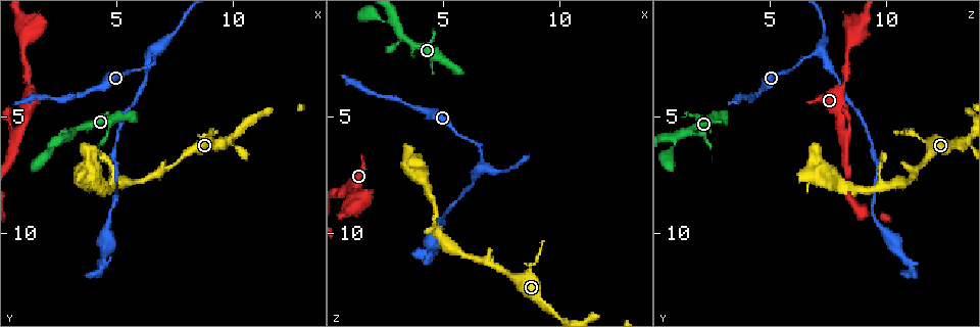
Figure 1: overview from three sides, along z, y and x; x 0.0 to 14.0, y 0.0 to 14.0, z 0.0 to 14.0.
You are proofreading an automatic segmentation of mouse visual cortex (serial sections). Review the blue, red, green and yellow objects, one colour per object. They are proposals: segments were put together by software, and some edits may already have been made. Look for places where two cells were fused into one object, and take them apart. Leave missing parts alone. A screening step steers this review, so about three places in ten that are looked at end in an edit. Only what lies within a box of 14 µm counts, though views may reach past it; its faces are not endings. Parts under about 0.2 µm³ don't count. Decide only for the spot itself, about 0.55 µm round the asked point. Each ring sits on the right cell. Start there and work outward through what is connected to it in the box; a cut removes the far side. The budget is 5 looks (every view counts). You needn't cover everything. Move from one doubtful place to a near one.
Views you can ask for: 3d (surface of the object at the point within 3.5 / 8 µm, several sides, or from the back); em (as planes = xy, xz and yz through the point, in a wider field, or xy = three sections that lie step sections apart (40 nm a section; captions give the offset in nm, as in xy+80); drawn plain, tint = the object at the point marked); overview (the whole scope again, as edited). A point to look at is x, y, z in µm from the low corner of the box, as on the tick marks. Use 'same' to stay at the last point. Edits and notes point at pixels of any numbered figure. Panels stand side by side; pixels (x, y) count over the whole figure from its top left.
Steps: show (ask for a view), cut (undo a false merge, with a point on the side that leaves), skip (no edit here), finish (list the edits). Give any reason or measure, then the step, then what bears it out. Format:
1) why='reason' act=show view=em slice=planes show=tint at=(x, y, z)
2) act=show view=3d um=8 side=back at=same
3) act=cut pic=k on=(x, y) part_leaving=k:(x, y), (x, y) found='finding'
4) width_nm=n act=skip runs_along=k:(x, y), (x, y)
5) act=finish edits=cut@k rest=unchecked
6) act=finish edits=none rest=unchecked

why='branch point' act=show view=3d um=3.5 at=(6.6, 2.2, 7.2)

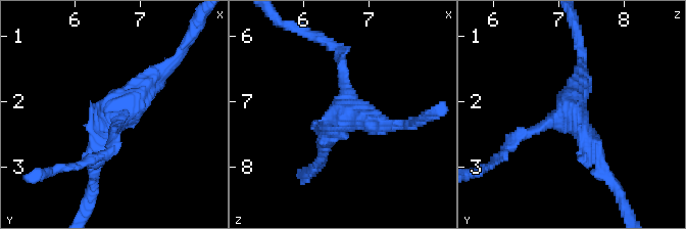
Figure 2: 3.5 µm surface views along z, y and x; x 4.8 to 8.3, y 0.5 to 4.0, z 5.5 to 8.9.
why='shape alone is not enough' act=show view=em slice=xy step=3 show=tint at=(6.65, 2.30, 7.20)

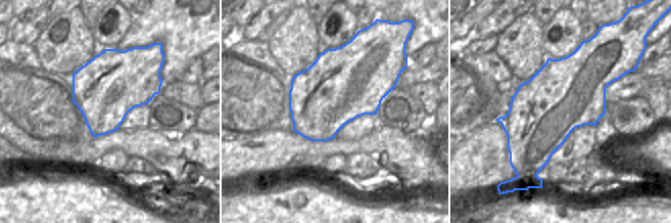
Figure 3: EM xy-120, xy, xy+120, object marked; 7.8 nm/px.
arms=3 arm_widths_nm=150,250,350 act=skip runs_along=2:(509, 144), (573, 120), (604, 173) found='one cell here'

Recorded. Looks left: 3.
why='sudden change in width' act=show view=3d um=8 at=(4.1, 7.7, 7.6)

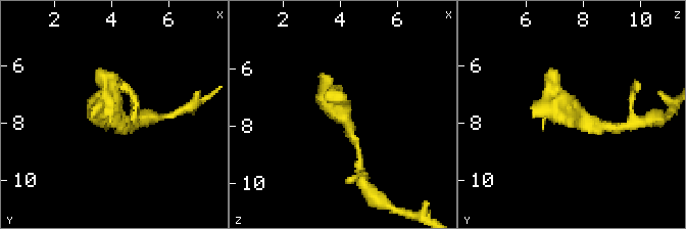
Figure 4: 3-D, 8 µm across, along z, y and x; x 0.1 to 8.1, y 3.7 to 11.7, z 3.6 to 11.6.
act=show view=em slice=xy step=2 show=tint at=(4.1, 7.6, 7.5)

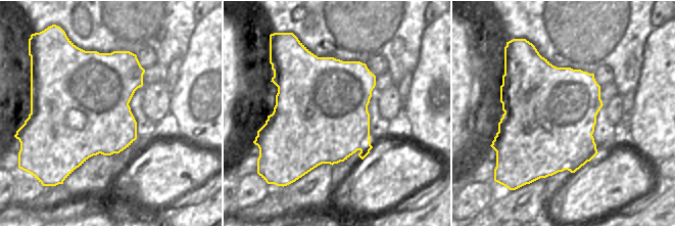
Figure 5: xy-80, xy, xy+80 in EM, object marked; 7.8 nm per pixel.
width_nm=750 act=skip runs_along=4:(583, 123), (559, 102), (553, 79) found='continuous, no second cell'

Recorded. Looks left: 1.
act=finish edits=none rest=unchecked

